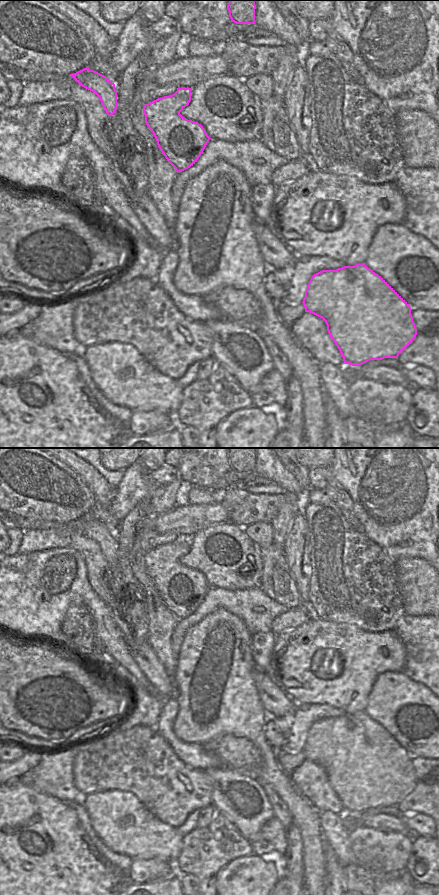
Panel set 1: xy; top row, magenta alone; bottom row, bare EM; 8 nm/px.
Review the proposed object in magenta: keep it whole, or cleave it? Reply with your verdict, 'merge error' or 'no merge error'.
no merge error

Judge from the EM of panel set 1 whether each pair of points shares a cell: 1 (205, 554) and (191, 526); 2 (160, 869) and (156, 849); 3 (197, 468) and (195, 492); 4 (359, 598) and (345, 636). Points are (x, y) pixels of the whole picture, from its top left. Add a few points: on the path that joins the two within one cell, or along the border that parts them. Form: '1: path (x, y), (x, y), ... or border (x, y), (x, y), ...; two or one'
1: border (217, 525), (199, 530), (192, 537); two
2: border (135, 859), (163, 858), (172, 862); two
3: border (193, 485), (203, 487), (209, 491); two
4: border (326, 621), (353, 624), (360, 629), (371, 632); two

